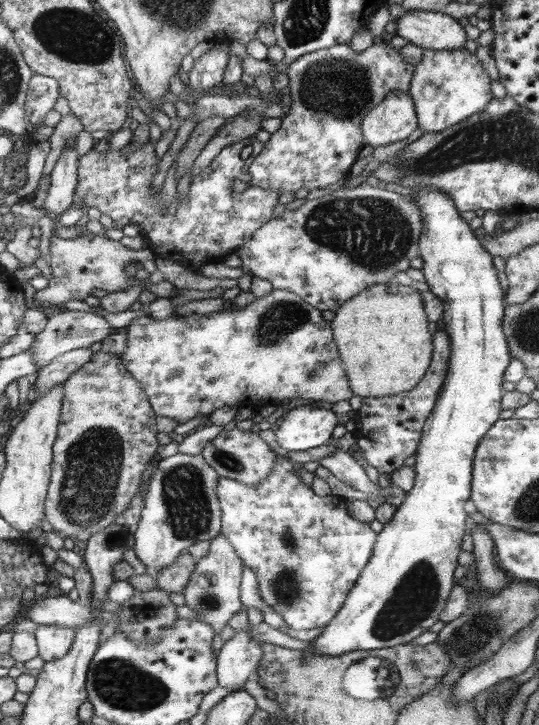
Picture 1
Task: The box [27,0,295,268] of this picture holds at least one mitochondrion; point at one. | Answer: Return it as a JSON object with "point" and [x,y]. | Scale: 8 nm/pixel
{"point":[72,35]}

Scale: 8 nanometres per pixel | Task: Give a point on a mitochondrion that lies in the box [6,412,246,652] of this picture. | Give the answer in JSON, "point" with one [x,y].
{"point":[93,467]}

